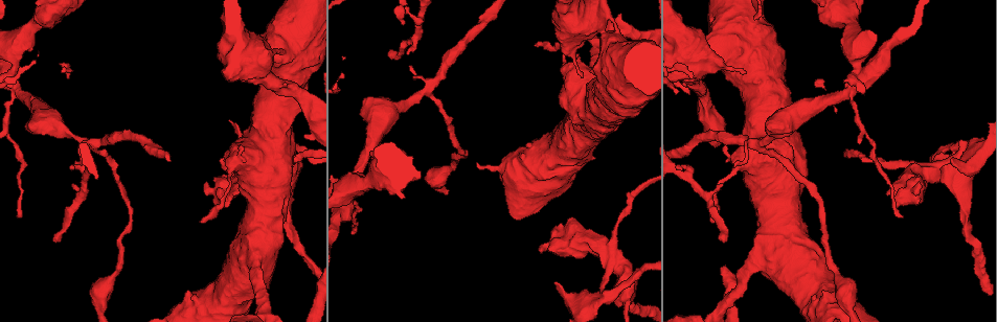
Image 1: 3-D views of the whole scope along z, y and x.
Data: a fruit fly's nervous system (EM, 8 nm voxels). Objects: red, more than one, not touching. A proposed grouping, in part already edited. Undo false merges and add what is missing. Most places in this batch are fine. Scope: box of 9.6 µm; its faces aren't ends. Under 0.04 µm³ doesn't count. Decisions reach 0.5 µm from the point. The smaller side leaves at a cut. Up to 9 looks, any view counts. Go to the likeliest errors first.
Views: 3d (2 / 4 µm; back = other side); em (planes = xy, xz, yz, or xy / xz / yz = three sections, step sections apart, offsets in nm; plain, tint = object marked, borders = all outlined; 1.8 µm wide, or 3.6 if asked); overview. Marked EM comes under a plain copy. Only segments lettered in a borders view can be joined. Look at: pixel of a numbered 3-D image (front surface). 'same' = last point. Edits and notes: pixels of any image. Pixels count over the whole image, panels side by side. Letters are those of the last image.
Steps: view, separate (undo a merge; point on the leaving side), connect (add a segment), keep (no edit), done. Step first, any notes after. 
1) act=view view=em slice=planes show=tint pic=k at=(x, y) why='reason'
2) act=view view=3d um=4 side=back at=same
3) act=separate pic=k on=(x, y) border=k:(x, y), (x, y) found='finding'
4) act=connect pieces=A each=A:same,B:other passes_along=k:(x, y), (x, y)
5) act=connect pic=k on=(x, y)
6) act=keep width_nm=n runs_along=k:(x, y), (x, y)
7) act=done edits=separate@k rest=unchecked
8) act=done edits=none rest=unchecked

act=view view=em slice=xz step=4 show=tint pic=1 at=(726, 241) why='tapers out'

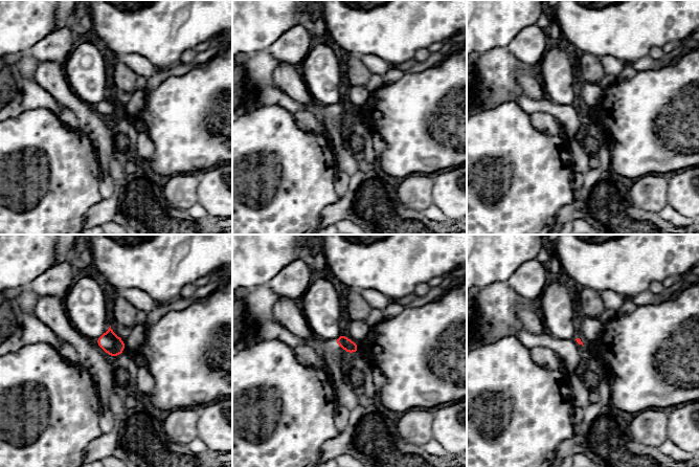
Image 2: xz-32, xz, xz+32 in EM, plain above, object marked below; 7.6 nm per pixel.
act=view view=em slice=planes show=borders at=same

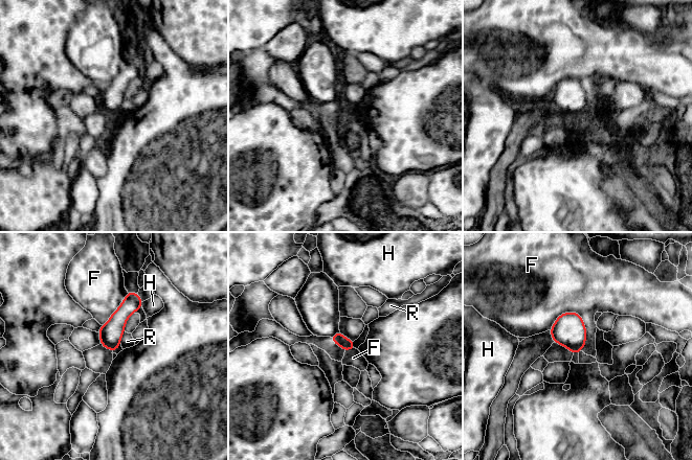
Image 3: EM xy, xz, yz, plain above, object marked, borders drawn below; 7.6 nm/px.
act=keep width_nm=90 each=F:other,H:other,R:other border=3:(564, 312), (580, 315), (581, 350) found='no lettered segment goes on from it'

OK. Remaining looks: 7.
act=view view=em um=3.6 slice=yz step=4 show=tint pic=1 at=(861, 81) why='sharp bend'

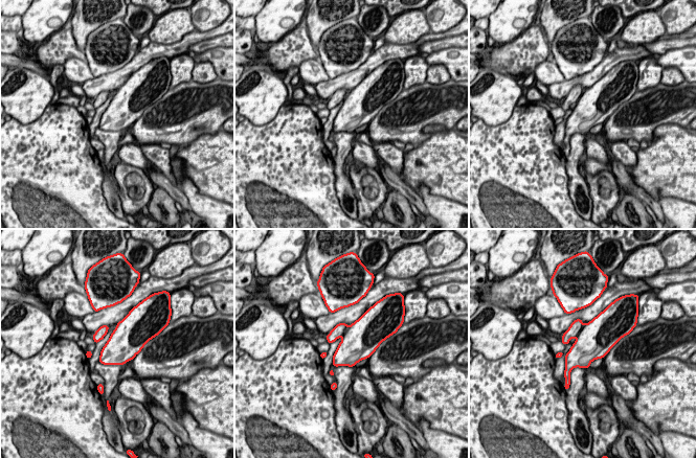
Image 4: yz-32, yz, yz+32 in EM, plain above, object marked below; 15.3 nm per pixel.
act=view view=em um=3.6 slice=planes show=borders at=same

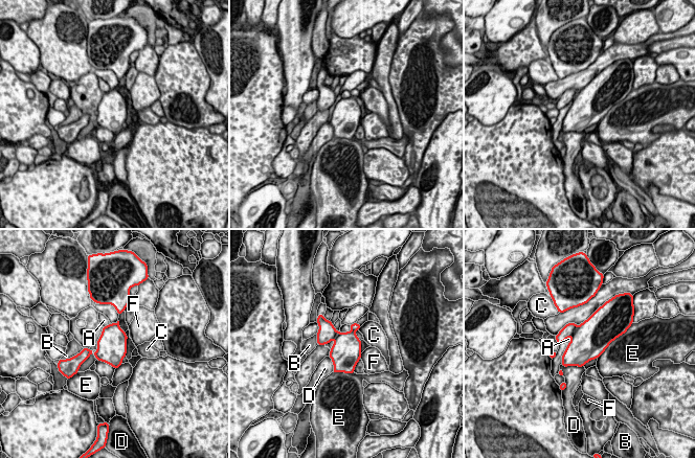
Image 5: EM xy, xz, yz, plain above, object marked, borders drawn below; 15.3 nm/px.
act=separate pic=5 on=(346, 346) width_nm=440 each=A:other,B:other,C:other,D:other,E:other,F:other border=5:(338, 331), (335, 336) found='two neurons meet here'

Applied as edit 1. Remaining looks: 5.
act=view view=overview why='redraw'

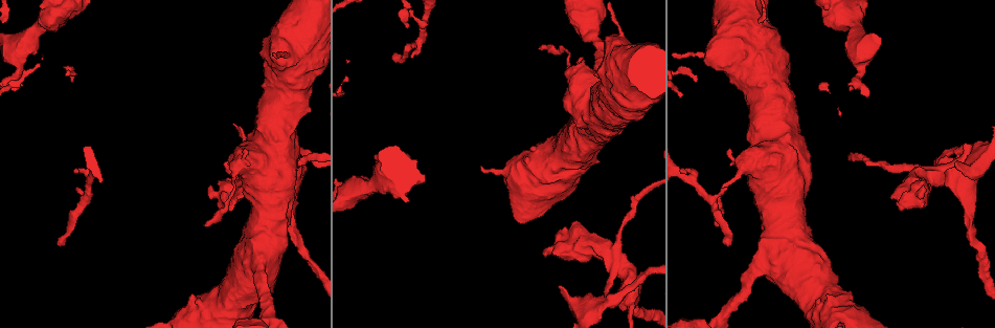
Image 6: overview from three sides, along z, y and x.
act=view view=em slice=xy step=4 show=borders pic=6 at=(724, 187) why='branch stops here'

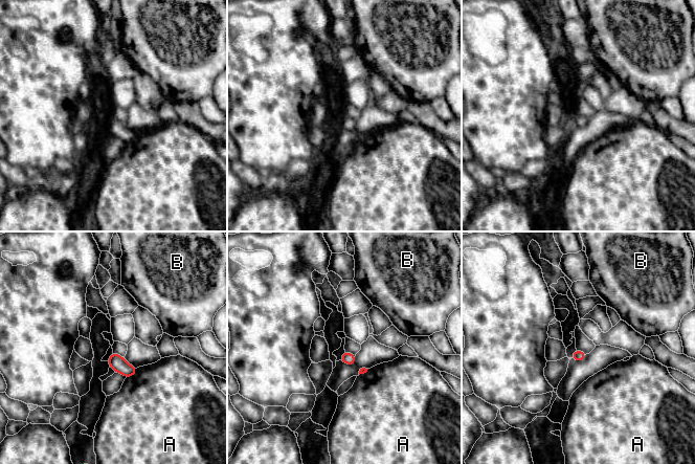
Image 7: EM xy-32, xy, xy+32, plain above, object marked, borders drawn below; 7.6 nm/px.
act=keep each=A:other,B:other border=7:(137, 368), (133, 375), (126, 378) found='none of them fits'

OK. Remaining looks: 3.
act=view view=3d um=2 pic=6 at=(956, 164) why='thick end'

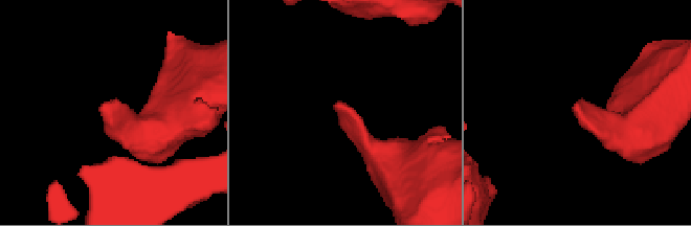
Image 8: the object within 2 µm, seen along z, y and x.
act=view view=em slice=planes show=borders pic=8 at=(340, 103)

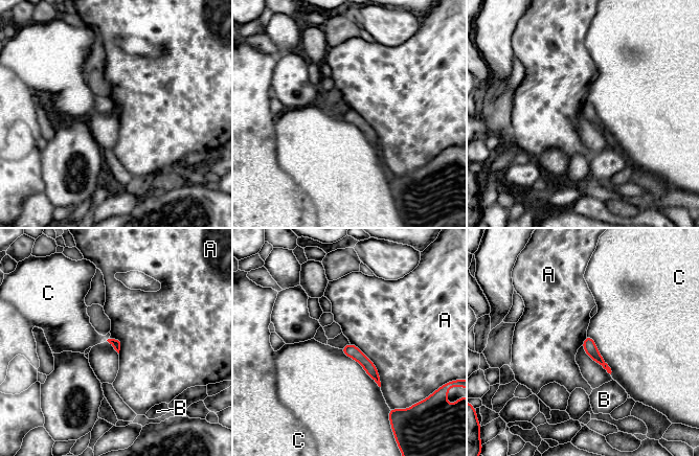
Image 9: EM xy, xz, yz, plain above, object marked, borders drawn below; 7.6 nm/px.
act=keep each=A:other,B:other,C:other runs_along=9:(344, 349), (354, 351), (377, 379) found='no lettered segment goes on from it'

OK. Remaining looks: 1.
act=done edits=separate@5 rest=unchecked

